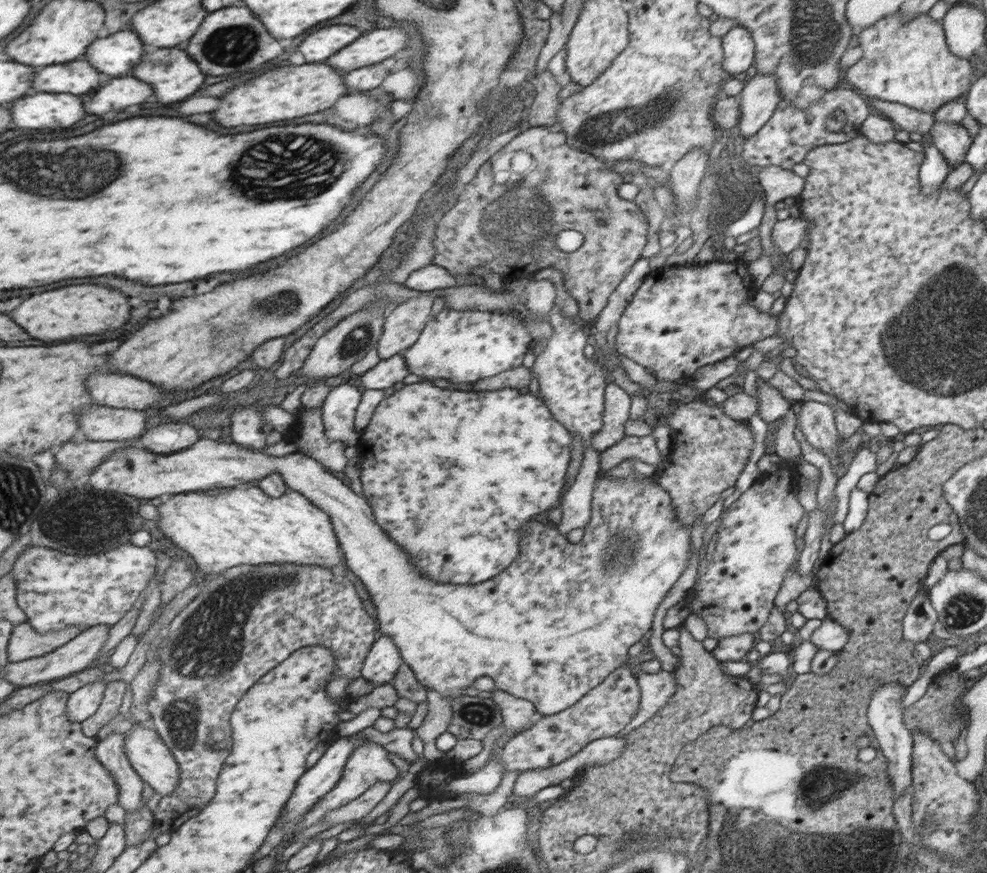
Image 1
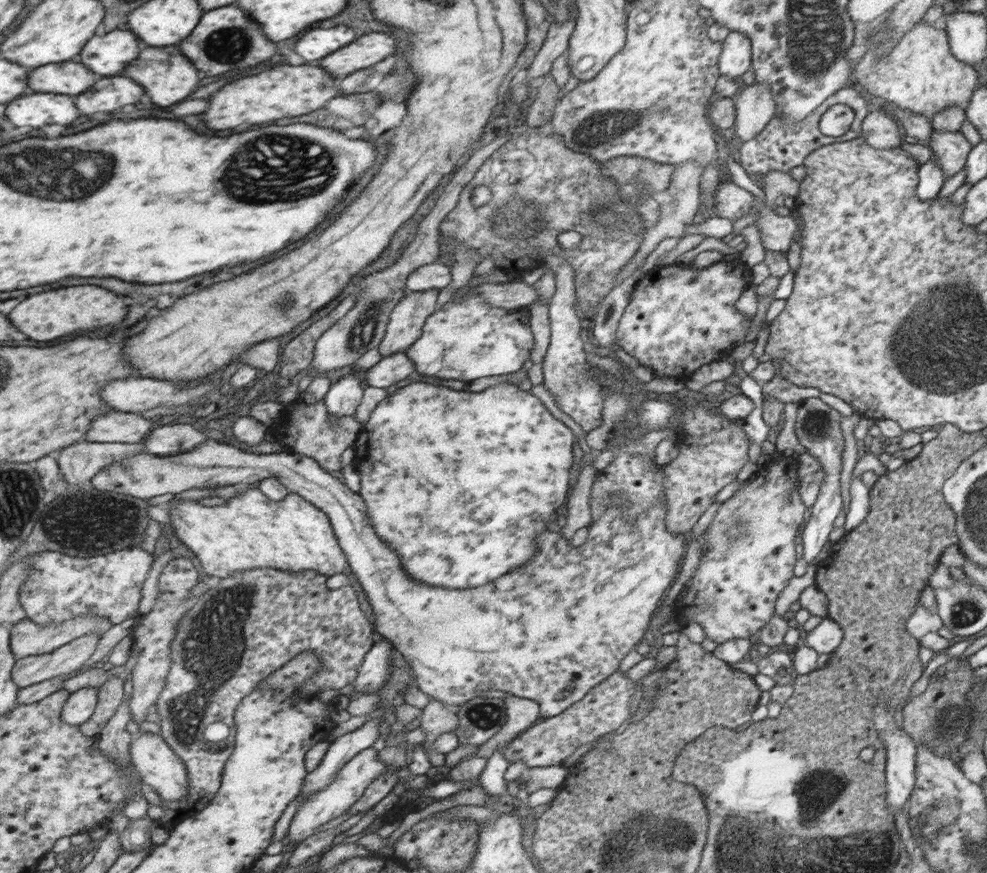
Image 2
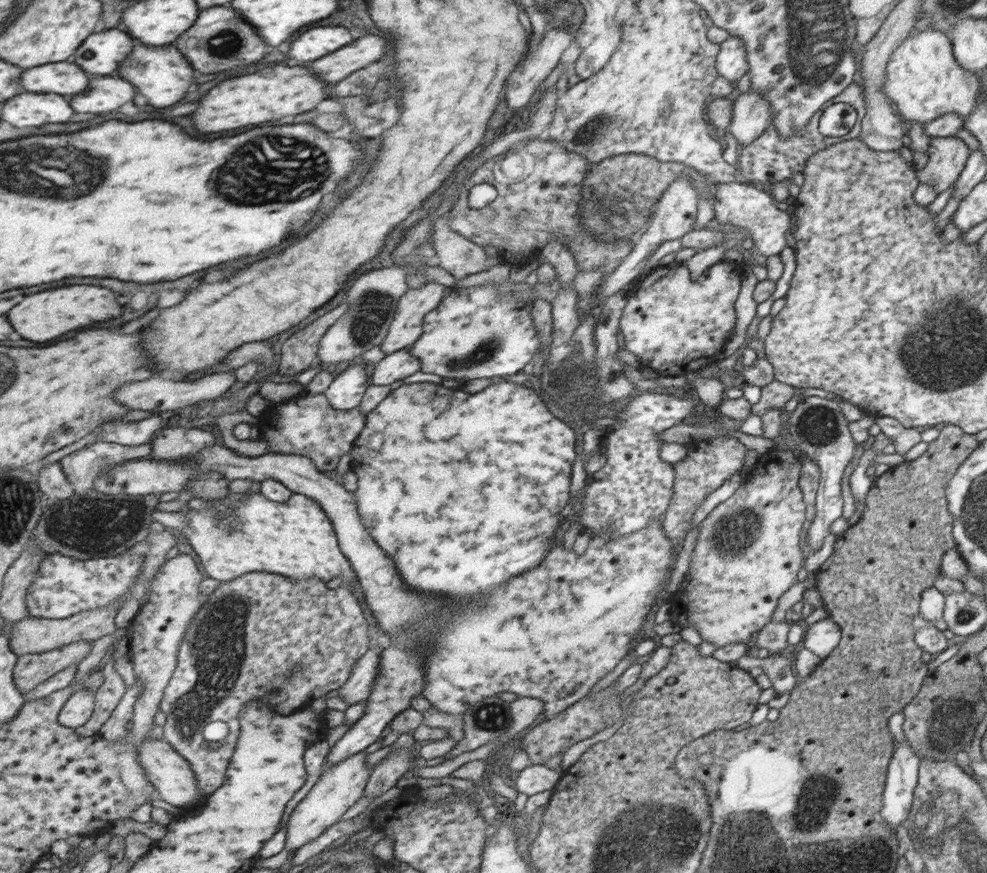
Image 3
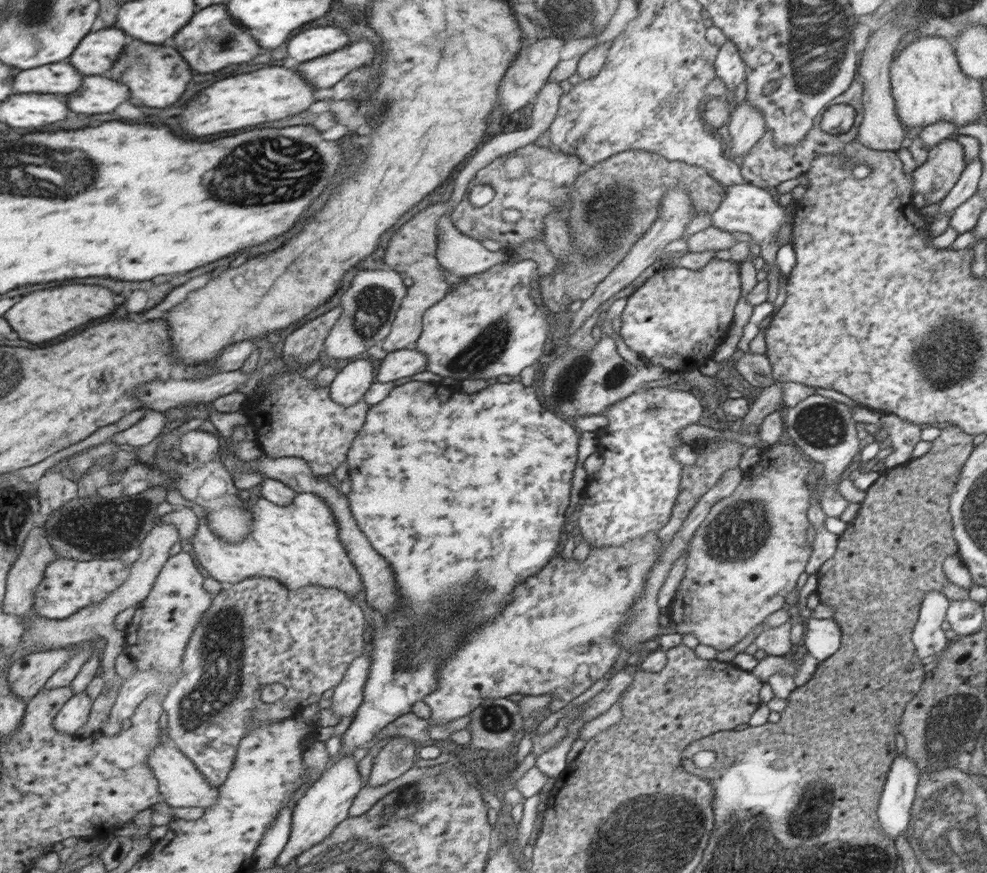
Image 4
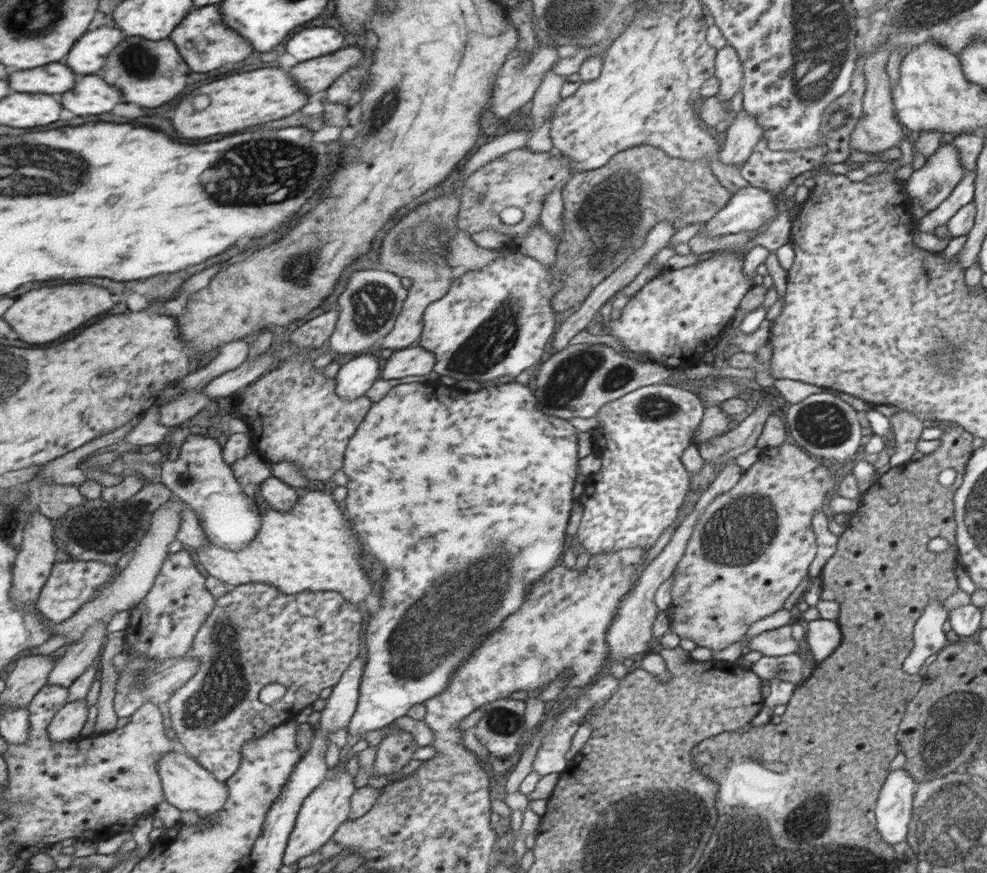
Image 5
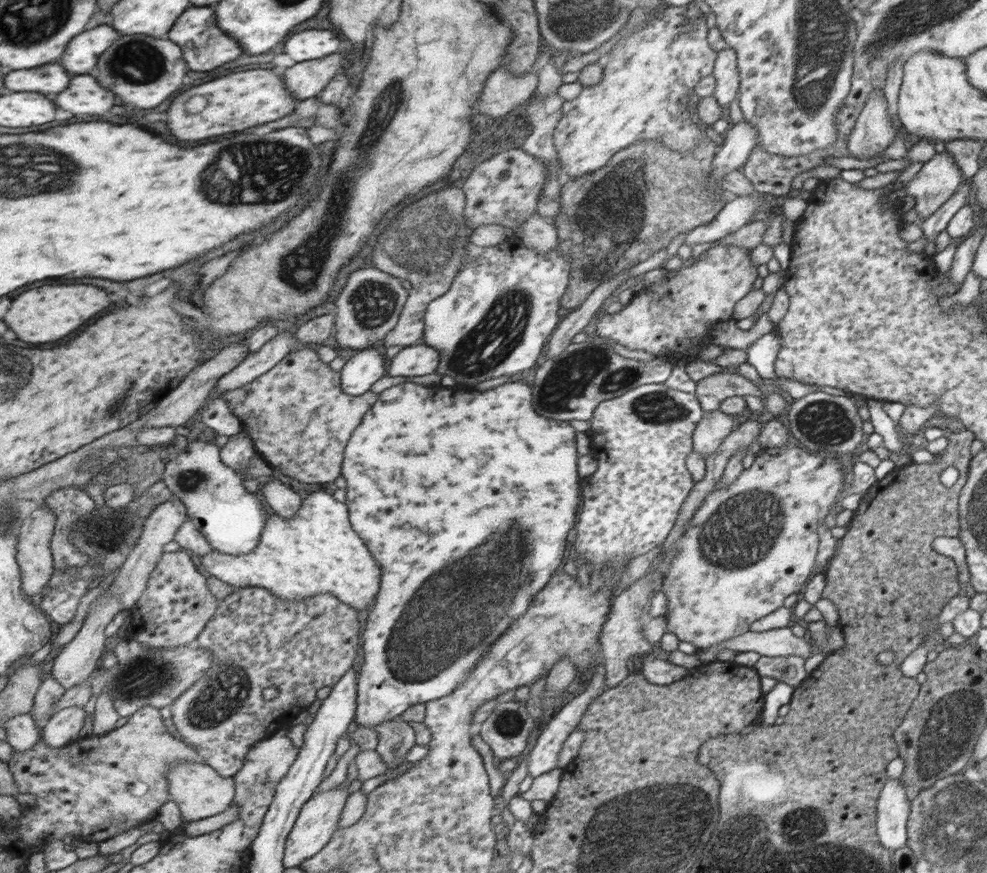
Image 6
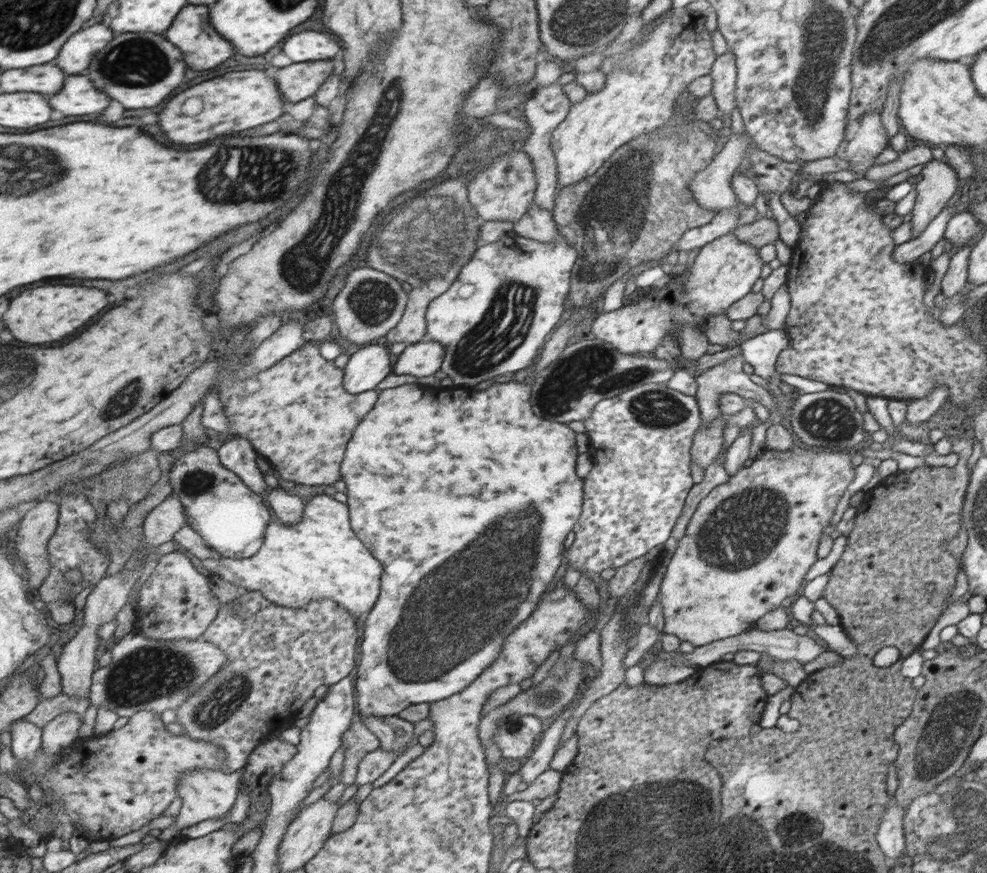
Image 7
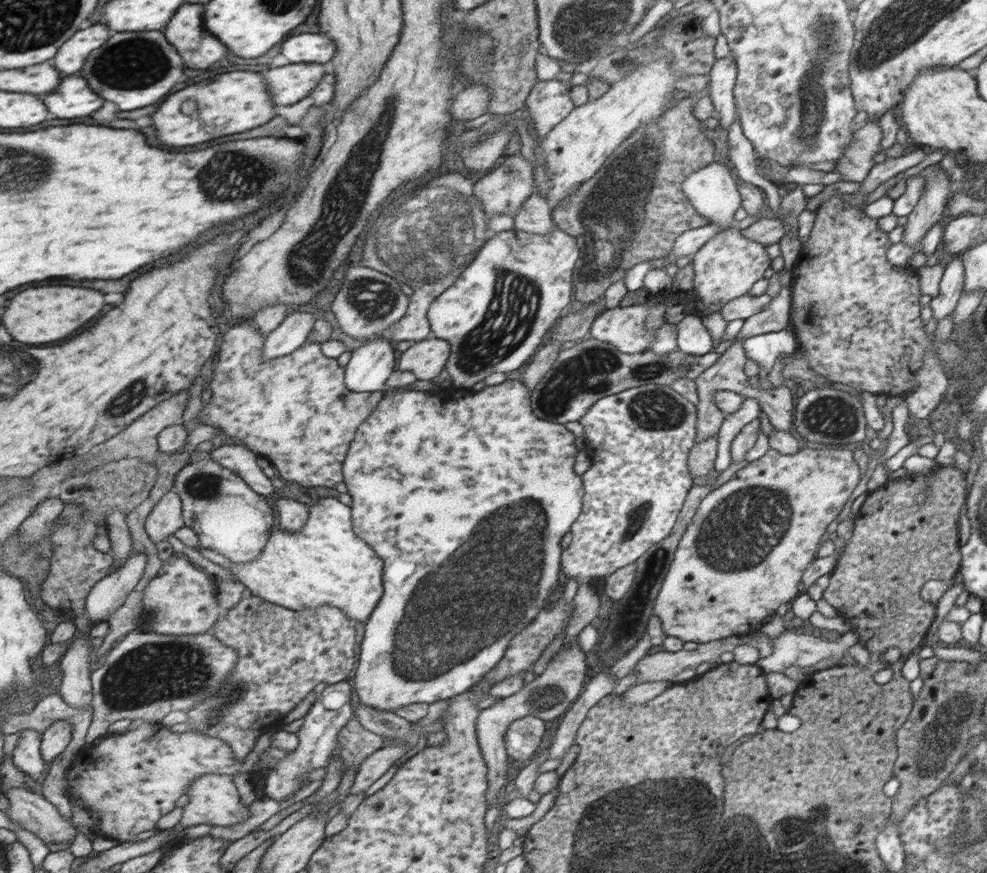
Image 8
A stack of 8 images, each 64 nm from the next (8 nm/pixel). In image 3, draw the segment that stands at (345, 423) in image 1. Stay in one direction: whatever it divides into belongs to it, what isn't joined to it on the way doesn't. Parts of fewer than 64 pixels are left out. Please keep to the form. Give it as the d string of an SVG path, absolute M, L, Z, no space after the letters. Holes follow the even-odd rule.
M358 362L336 376L325 396L328 397L333 408L351 410L360 403L367 384L369 377L365 372L365 365L363 362Z

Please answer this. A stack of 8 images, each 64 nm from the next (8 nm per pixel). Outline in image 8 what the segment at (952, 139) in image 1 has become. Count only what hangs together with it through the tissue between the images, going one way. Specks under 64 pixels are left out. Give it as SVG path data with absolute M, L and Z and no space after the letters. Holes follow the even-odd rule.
M937 164L927 166L919 174L925 179L925 186L904 224L900 242L907 246L917 246L925 232L943 218L947 200L954 188L949 176L943 172L943 168L939 170Z

